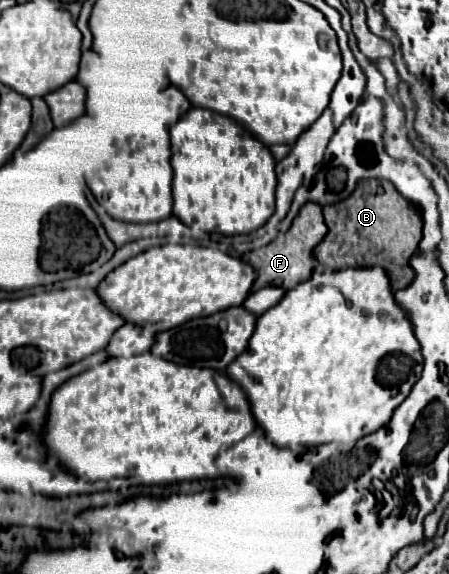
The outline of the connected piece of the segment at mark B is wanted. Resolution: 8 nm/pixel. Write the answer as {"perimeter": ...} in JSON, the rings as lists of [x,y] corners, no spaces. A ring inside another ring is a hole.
{"perimeter":[[[367,178],[357,182],[353,194],[337,204],[323,208],[327,236],[315,248],[319,266],[339,270],[343,266],[381,266],[391,278],[393,292],[403,290],[415,278],[409,258],[417,252],[421,240],[421,212],[405,200],[389,180]]]}

